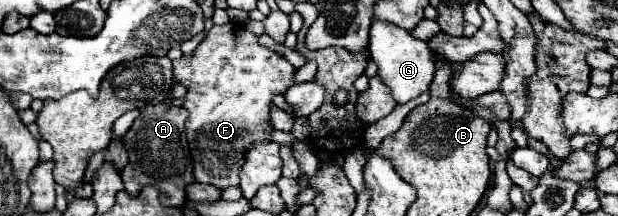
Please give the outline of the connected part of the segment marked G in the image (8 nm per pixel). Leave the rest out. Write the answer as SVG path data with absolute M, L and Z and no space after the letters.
M374 19L370 25L370 35L368 35L368 53L370 59L378 65L380 77L388 83L392 89L392 97L396 99L398 105L418 97L422 91L426 91L434 79L434 67L432 67L432 53L428 51L428 43L412 37L410 31L388 23Z

